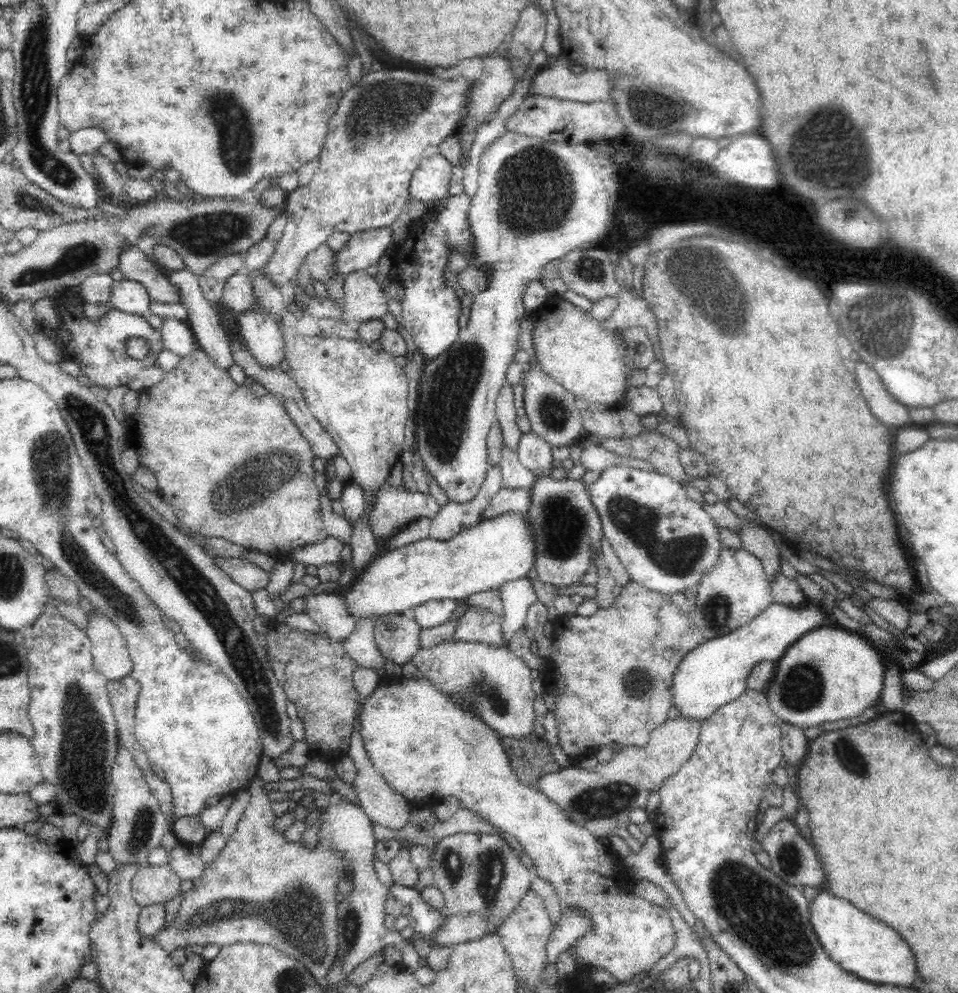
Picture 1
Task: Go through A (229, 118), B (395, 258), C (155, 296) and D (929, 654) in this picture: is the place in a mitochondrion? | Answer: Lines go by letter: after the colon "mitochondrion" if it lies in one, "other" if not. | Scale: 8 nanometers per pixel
A: mitochondrion
B: other
C: other
D: other

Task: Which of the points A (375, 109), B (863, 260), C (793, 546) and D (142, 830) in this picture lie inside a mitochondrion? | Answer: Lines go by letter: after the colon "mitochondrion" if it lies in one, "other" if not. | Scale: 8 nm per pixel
A: mitochondrion
B: other
C: other
D: mitochondrion

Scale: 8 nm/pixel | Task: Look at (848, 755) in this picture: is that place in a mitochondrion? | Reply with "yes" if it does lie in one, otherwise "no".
yes

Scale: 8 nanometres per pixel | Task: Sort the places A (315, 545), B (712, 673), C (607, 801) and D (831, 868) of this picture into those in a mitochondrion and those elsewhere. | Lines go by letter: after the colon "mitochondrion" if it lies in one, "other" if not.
A: other
B: other
C: mitochondrion
D: other

